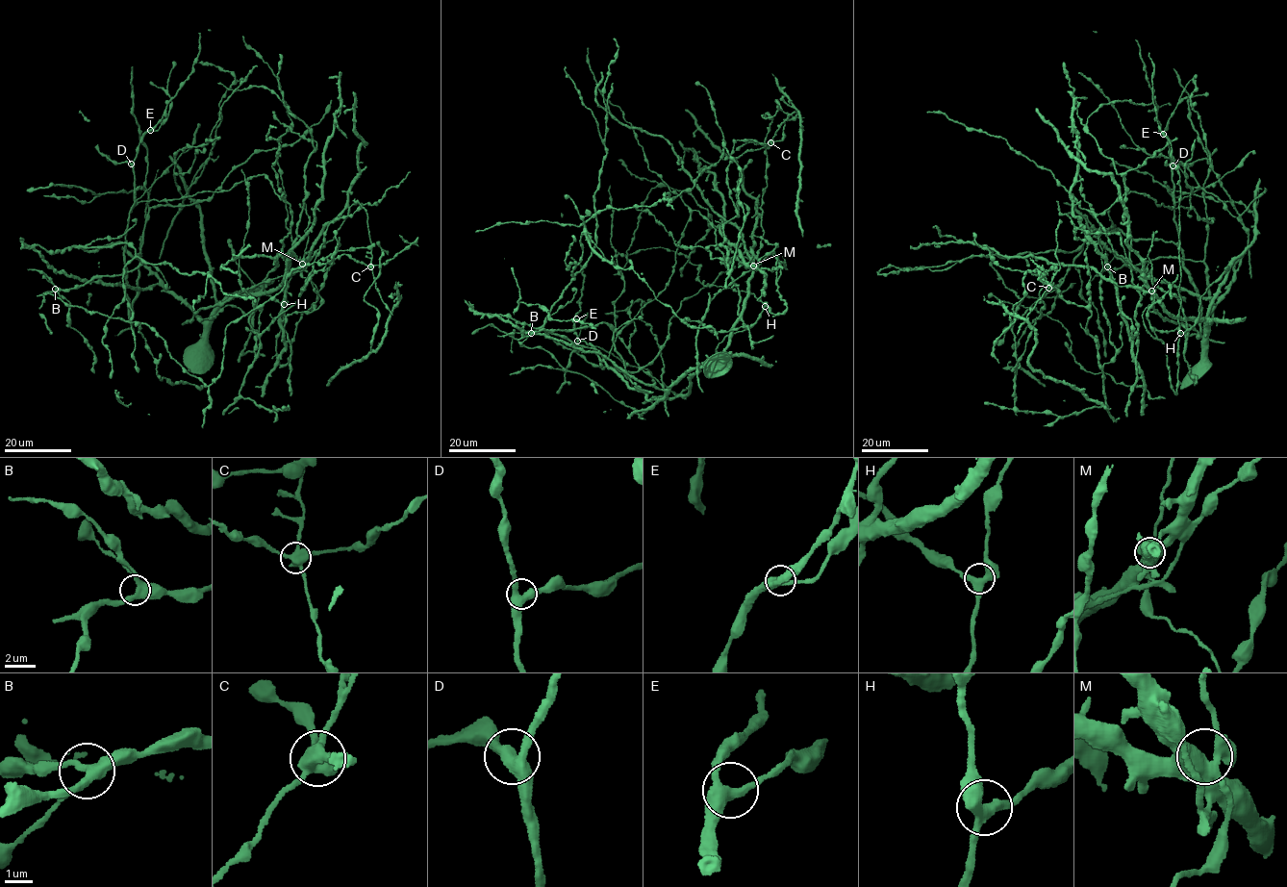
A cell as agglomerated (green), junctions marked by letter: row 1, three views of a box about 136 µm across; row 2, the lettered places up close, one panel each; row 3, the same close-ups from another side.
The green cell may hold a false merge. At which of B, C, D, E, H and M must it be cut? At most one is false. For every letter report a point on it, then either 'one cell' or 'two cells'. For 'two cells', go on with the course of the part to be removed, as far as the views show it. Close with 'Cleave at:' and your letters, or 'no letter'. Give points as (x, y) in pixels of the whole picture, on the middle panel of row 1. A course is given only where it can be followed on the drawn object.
B: (531, 333) | one cell
C: (770, 142) | two cells | (770, 142), (768, 148), (749, 141), (737, 148)
D: (577, 341) | one cell
E: (576, 318) | one cell
H: (765, 306) | one cell
M: (753, 266) | one cell
Cleave at: C

